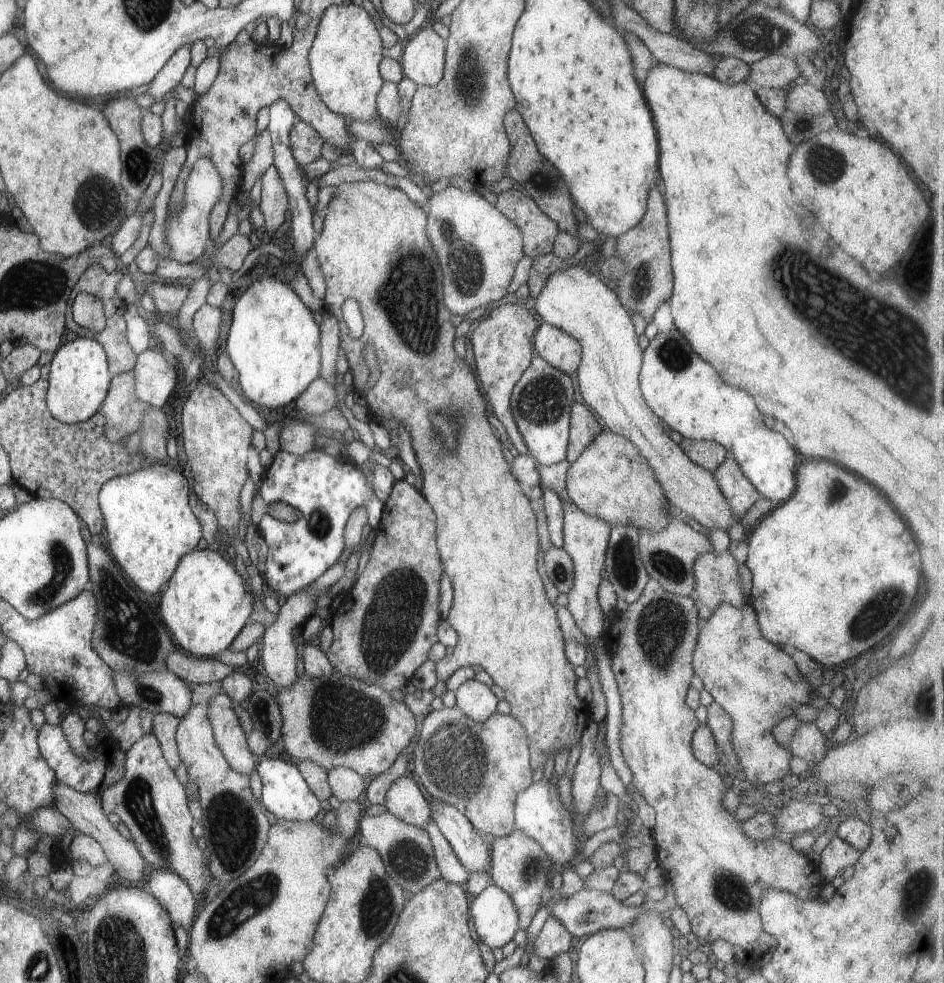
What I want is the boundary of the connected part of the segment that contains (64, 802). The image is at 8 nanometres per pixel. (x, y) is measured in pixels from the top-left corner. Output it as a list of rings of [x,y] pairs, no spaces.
[[[55,781],[53,782],[53,800],[55,800],[55,809],[71,824],[74,833],[91,836],[101,846],[106,861],[114,870],[114,876],[117,876],[124,884],[135,886],[143,876],[143,869],[147,867],[147,864],[132,840],[123,838],[117,832],[116,826],[107,820],[106,814],[102,810],[100,796],[93,792],[77,792],[65,784]]]

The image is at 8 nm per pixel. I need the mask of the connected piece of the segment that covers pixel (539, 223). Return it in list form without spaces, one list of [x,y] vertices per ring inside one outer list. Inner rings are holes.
[[[518,188],[500,192],[494,207],[521,232],[522,255],[533,259],[552,252],[559,229],[529,196]]]

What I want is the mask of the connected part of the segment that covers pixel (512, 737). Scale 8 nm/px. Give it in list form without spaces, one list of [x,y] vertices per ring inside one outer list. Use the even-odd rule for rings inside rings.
[[[455,705],[452,708],[444,707],[441,708],[441,710],[430,711],[425,718],[423,718],[423,724],[421,726],[421,731],[419,732],[418,744],[415,746],[412,753],[414,774],[417,776],[417,780],[421,783],[420,787],[424,788],[425,792],[427,792],[432,798],[437,798],[437,800],[441,800],[441,802],[445,802],[445,804],[457,808],[457,811],[461,812],[466,820],[469,820],[473,829],[480,833],[482,837],[489,835],[493,839],[501,838],[508,836],[514,830],[513,808],[517,794],[532,784],[533,776],[531,766],[529,765],[530,755],[526,733],[521,727],[521,724],[519,724],[515,718],[512,718],[510,715],[499,714],[496,712],[491,714],[485,722],[477,723],[467,718],[467,716],[465,716],[463,712],[460,712],[459,708]]]

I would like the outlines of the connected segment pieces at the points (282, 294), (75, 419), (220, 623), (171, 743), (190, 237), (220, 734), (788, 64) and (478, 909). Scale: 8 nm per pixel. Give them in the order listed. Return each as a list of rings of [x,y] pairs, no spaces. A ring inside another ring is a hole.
[[[269,276],[251,282],[233,306],[225,342],[245,398],[268,410],[296,400],[319,374],[319,332],[311,312],[289,284]]]
[[[84,335],[82,338],[77,337],[71,342],[65,342],[57,348],[49,363],[46,391],[46,406],[49,413],[62,424],[85,422],[99,411],[111,378],[104,349],[95,340]]]
[[[193,550],[181,556],[173,575],[163,587],[159,596],[159,615],[169,630],[174,646],[179,651],[195,658],[214,658],[215,654],[228,649],[239,630],[249,622],[253,595],[245,586],[230,560],[224,554],[205,550]]]
[[[156,713],[152,716],[151,734],[161,748],[164,760],[171,769],[176,768],[180,760],[175,744],[175,730],[179,724],[179,718],[166,713]]]
[[[197,158],[184,180],[181,210],[169,214],[163,223],[164,241],[168,247],[167,258],[181,264],[192,263],[209,244],[208,218],[221,195],[221,178],[209,158]]]
[[[224,694],[209,700],[207,718],[211,724],[214,742],[223,754],[228,766],[247,778],[256,770],[257,756],[249,751],[245,734],[240,728],[237,716],[233,714],[231,700]]]
[[[773,54],[749,64],[749,74],[744,82],[752,88],[786,89],[799,75],[792,58]]]
[[[492,882],[475,897],[469,898],[468,910],[475,936],[491,951],[511,941],[518,929],[513,902]]]

